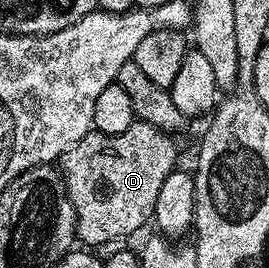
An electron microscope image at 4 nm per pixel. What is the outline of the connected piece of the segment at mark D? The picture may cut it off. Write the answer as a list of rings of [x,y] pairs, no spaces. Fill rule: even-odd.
[[[135,120],[134,125],[128,127],[128,131],[120,131],[120,135],[104,135],[97,131],[86,133],[80,143],[62,154],[62,178],[76,215],[74,231],[77,240],[86,244],[83,246],[94,247],[90,245],[106,245],[109,241],[118,241],[121,237],[136,232],[145,221],[149,222],[153,218],[160,186],[179,164],[178,145],[174,140],[175,138],[163,129],[152,127],[146,121]]]

